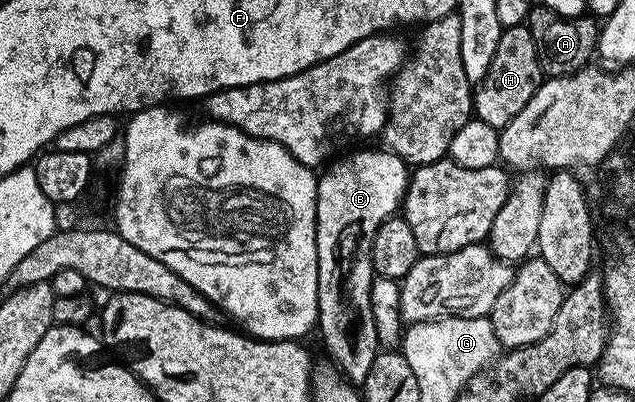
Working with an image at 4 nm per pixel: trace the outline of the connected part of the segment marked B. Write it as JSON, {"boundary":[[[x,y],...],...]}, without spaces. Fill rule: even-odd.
{"boundary":[[[380,147],[378,151],[358,151],[349,159],[334,164],[323,176],[320,175],[317,187],[317,305],[318,305],[318,334],[326,347],[329,362],[333,363],[351,383],[361,385],[368,377],[368,369],[372,369],[372,361],[378,355],[380,344],[376,333],[375,321],[372,319],[371,285],[375,281],[373,259],[371,257],[371,245],[374,243],[375,234],[380,225],[391,218],[403,204],[408,182],[408,165],[403,159],[391,151]]]}

